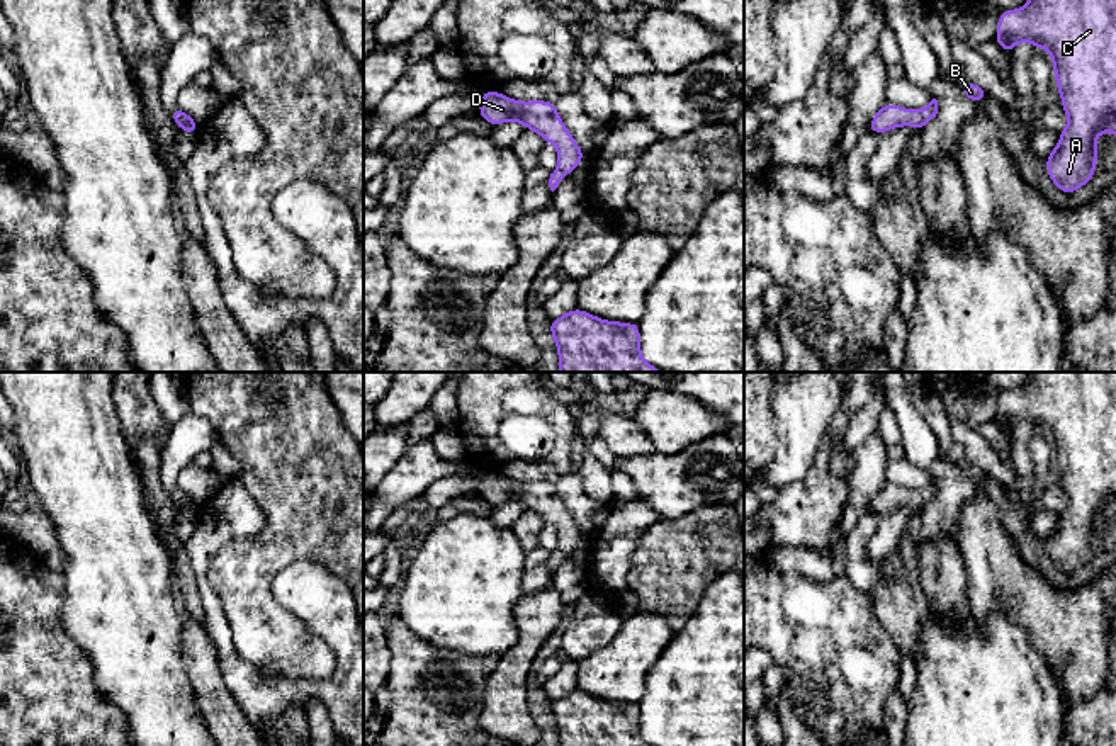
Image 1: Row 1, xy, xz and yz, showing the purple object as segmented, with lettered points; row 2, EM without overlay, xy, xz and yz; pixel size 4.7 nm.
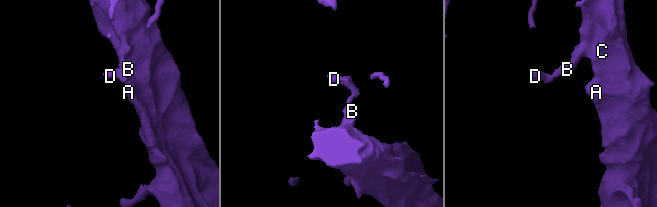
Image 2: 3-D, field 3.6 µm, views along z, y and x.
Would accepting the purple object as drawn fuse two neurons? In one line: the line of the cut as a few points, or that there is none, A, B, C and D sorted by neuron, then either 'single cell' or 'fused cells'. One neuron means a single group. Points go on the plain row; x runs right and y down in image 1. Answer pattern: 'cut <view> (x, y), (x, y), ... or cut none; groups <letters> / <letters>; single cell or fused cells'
cut none; groups A B C D; single cell

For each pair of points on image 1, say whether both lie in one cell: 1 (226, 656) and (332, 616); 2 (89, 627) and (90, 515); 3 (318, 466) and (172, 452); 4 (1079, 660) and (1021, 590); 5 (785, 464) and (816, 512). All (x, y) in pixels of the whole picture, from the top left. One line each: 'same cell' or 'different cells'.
1: same cell
2: same cell
3: different cells
4: same cell
5: different cells

